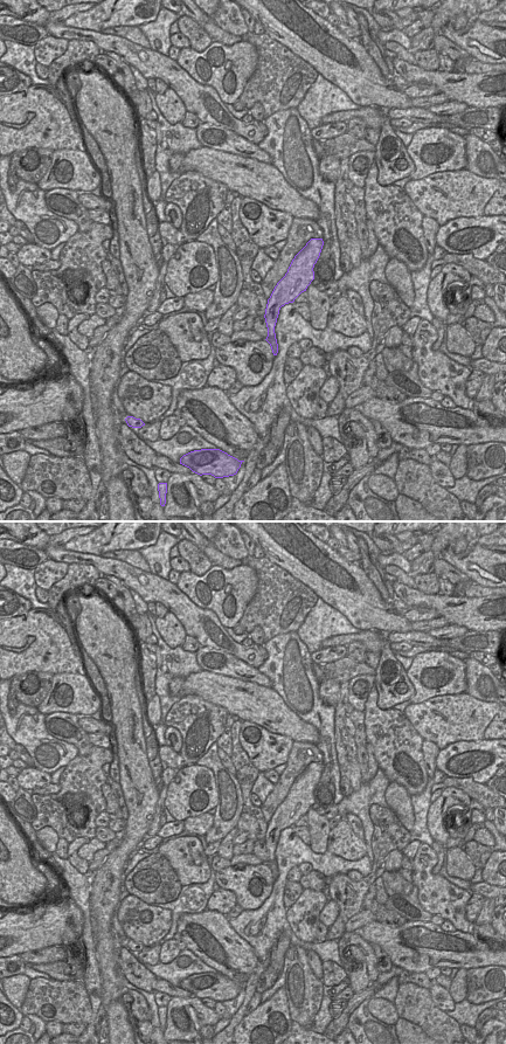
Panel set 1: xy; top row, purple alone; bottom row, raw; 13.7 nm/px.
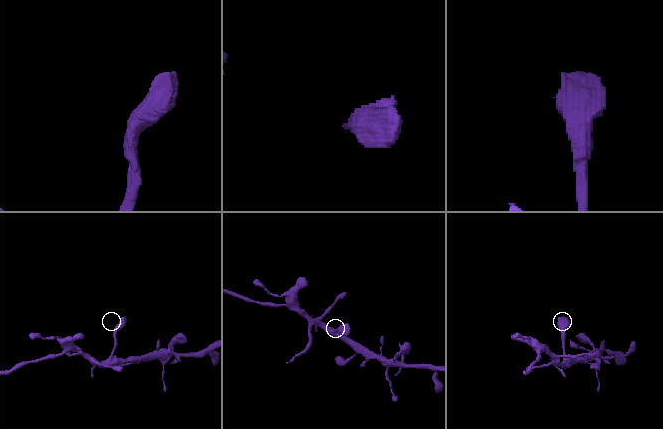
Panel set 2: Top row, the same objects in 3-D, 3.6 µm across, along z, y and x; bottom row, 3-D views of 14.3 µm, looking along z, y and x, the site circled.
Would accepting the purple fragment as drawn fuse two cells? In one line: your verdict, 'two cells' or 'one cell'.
two cells

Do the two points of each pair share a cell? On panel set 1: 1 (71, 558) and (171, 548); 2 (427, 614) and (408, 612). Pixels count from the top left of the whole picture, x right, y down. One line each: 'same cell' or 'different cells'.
1: different cells
2: same cell

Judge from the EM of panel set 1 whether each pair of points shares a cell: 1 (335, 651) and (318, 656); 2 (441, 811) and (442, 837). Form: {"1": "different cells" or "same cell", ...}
{"1": "same cell", "2": "same cell"}

